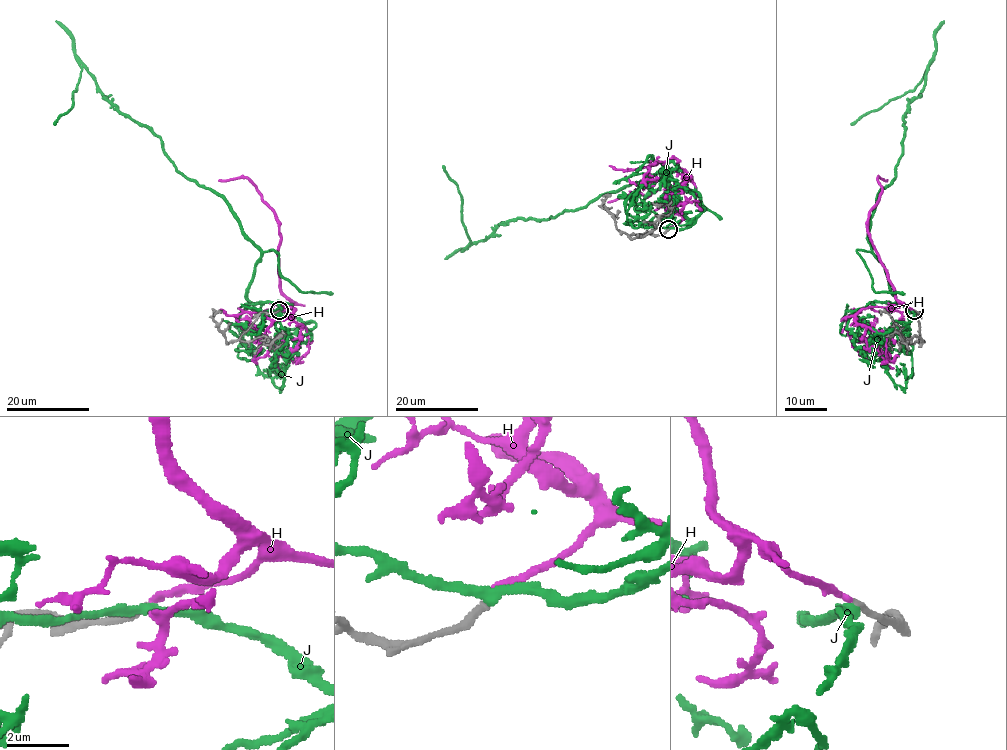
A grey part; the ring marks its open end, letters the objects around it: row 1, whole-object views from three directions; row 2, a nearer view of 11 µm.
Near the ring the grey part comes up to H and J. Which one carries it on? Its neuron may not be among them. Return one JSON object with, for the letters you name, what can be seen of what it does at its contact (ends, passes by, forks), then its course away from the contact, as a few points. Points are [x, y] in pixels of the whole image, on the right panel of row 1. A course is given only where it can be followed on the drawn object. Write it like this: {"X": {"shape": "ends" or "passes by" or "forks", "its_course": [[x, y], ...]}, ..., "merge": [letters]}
{"H": {"shape": "ends", "its_course": [[914, 310], [896, 298], [868, 231], [869, 211], [881, 191], [878, 178], [887, 181]]}, "merge": ["H"]}

